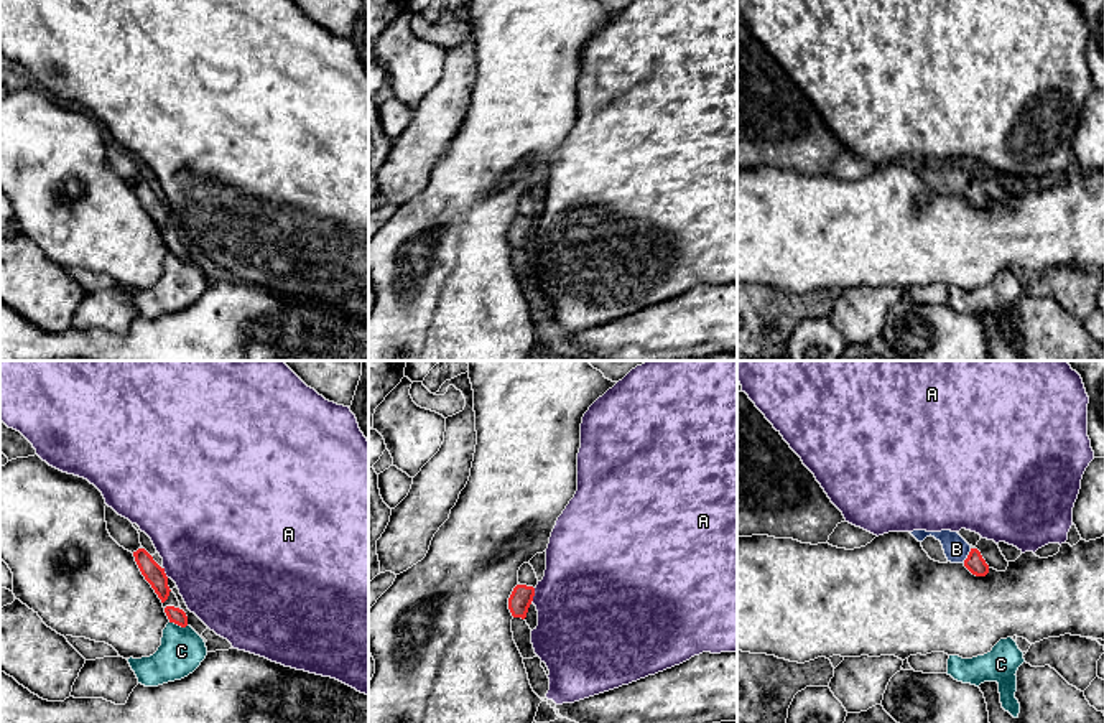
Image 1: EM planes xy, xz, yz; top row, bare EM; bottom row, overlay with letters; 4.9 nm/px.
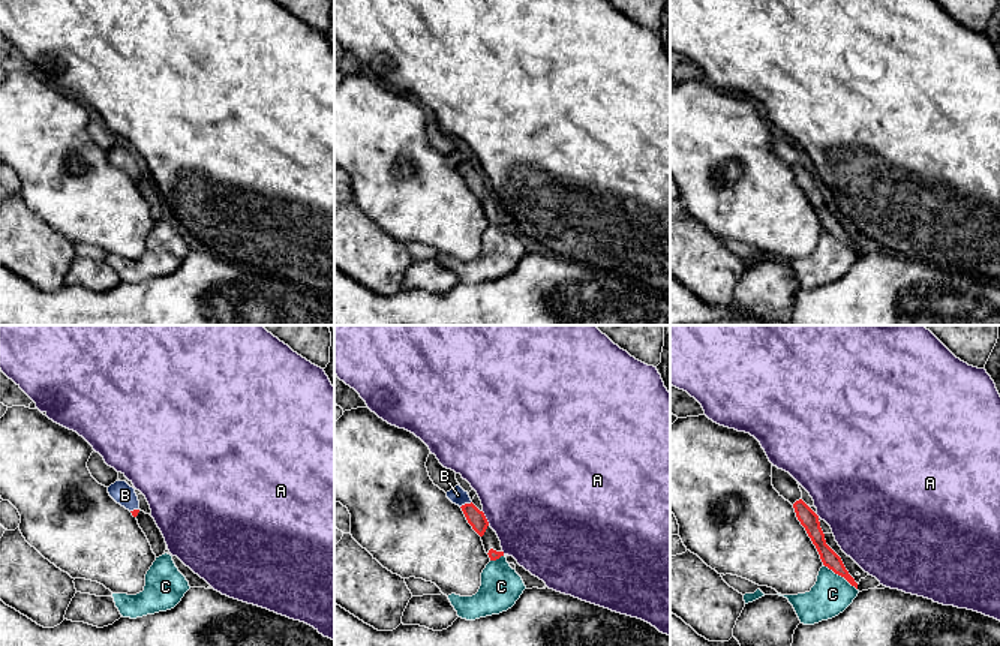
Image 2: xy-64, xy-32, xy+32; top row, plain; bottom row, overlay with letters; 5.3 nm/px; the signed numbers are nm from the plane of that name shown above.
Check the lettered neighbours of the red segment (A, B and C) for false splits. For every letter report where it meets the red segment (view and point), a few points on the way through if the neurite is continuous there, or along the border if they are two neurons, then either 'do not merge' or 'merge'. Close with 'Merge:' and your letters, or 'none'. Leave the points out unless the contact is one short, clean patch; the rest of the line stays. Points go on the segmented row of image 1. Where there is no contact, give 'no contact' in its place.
A: meets red in xz at (533, 595); border along xz (535, 588), (530, 601); do not merge
B: meets red in yz at (968, 555); runs through yz (974, 562), (968, 555), (956, 549); merge
C: meets red in xy at (178, 625); do not merge
Merge: B

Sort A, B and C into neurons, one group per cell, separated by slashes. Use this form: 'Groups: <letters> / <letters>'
Groups: A / B / C

